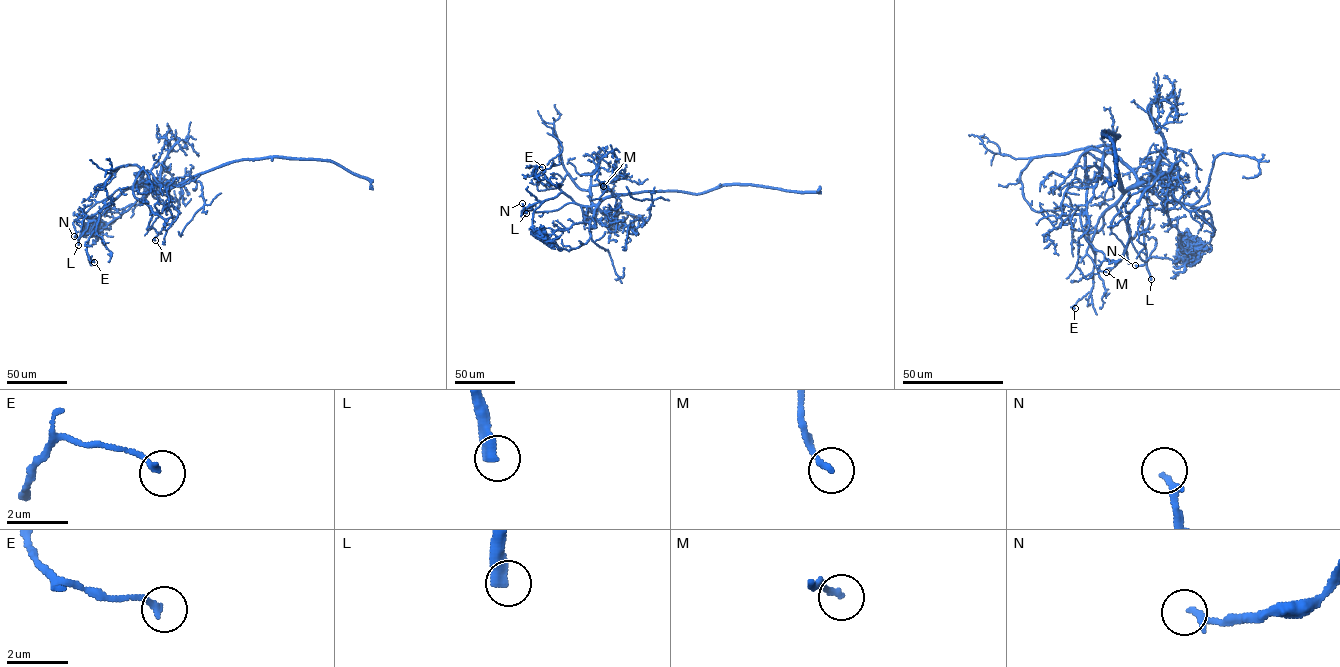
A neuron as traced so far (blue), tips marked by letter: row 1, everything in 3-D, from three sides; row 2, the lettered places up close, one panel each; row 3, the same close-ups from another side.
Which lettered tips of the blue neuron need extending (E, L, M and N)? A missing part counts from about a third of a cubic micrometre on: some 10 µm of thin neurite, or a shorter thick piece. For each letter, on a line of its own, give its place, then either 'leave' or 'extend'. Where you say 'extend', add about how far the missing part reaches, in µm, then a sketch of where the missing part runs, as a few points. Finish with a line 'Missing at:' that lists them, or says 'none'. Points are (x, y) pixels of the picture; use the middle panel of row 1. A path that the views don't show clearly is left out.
E: at (542, 167); leave
L: at (526, 213); extend; about 25 µm are missing
M: at (603, 186); leave
N: at (522, 203); leave
Missing at: L

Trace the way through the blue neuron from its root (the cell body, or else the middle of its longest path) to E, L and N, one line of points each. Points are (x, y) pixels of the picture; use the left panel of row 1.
E: (182, 182), (160, 192), (144, 185), (132, 186), (107, 204), (100, 212), (86, 249), (89, 259), (94, 262)
L: (182, 182), (160, 192), (142, 185), (116, 190), (86, 213), (78, 245)
N: (182, 182), (160, 192), (142, 185), (126, 188), (95, 219), (75, 219), (74, 236)

